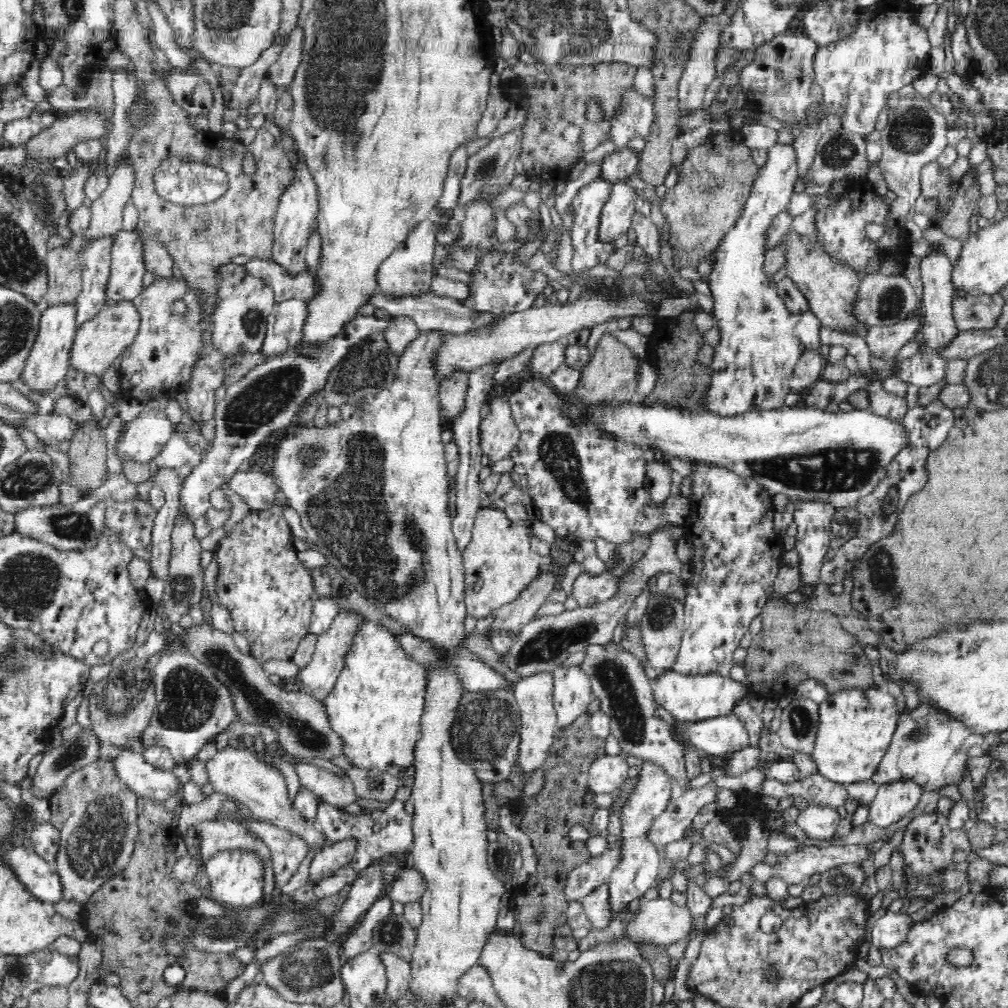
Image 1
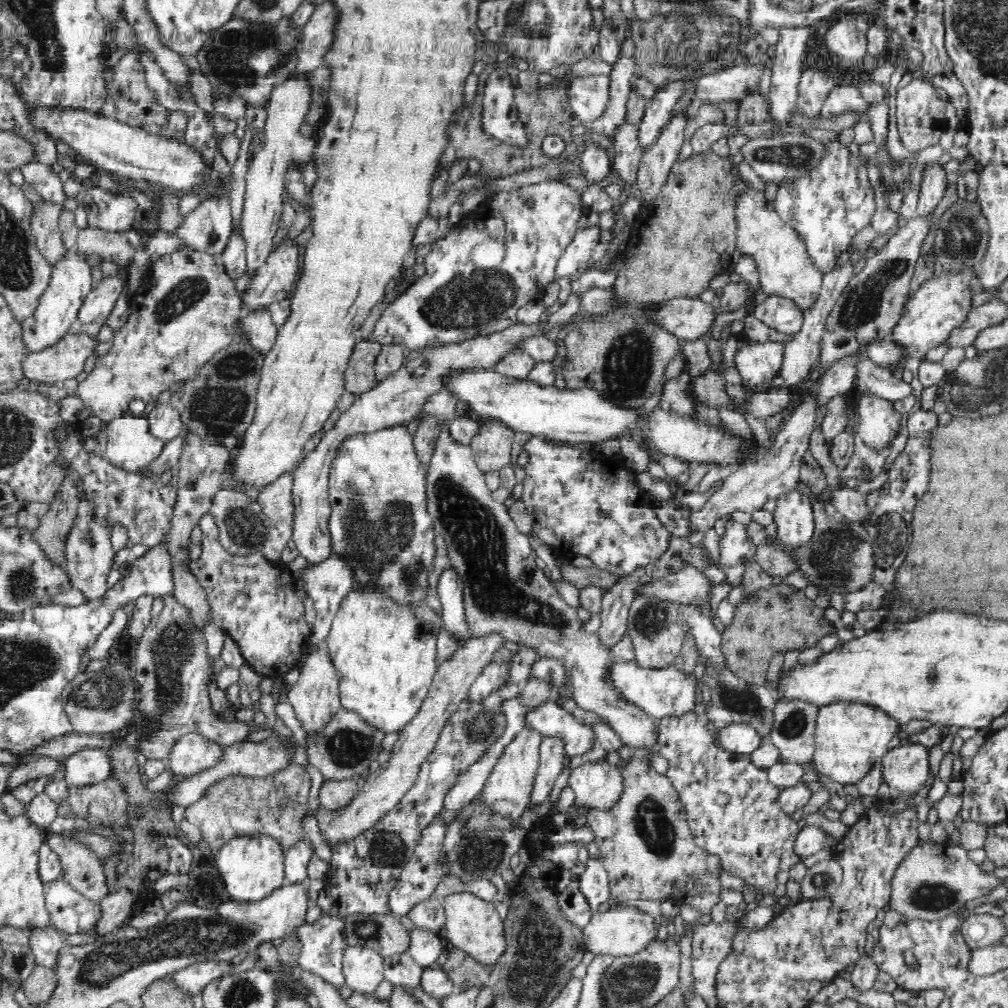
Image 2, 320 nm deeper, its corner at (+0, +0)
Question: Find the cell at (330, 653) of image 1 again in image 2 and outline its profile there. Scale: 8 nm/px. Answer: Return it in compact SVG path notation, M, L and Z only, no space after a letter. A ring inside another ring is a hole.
M320 642L318 648L305 657L297 682L290 686L287 698L305 732L315 735L340 710L339 678L326 642Z

